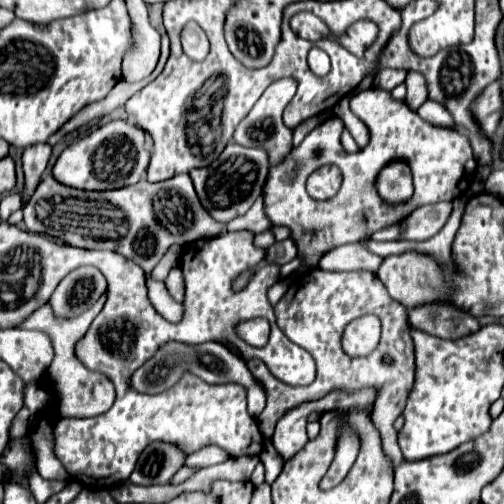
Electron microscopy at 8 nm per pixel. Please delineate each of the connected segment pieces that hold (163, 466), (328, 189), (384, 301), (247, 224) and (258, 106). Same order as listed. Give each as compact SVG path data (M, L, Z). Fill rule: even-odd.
M154 442L140 454L130 482L140 486L168 484L170 478L182 468L184 460L186 456L178 448L172 448L164 442Z
M322 166L309 176L306 190L314 200L324 200L338 192L341 182L342 175L336 166Z
M312 268L306 274L296 276L288 292L280 298L280 302L274 306L278 328L298 346L306 348L318 368L318 376L310 386L288 386L280 380L276 380L266 364L262 360L248 360L250 372L266 386L268 402L262 414L258 416L258 426L266 440L272 438L276 422L284 416L284 412L296 408L298 404L320 400L332 390L358 390L362 386L376 386L378 394L372 404L372 420L376 428L380 428L382 440L384 440L384 452L394 464L398 464L402 450L398 446L398 430L394 430L394 420L404 412L406 400L412 392L414 384L414 342L408 328L408 312L402 304L396 304L388 292L384 290L384 284L374 272L366 270L354 270L354 272L330 272L322 268ZM374 314L382 322L382 338L376 350L362 358L350 358L344 348L340 346L342 332L346 324L350 324L354 318Z
M258 198L258 200L254 202L254 206L252 206L244 216L232 220L226 228L228 228L230 232L236 232L236 230L250 230L250 232L254 232L254 234L260 234L260 232L268 230L270 226L272 226L272 224L270 224L270 220L266 220L262 198Z
M282 78L278 82L274 82L272 86L268 86L264 90L264 94L260 96L260 100L254 104L254 108L250 110L250 114L242 120L242 124L236 128L234 132L234 142L240 146L256 146L256 148L264 148L270 154L272 164L280 162L288 150L292 148L292 130L284 126L282 122L282 110L286 108L297 90L296 80L293 78Z

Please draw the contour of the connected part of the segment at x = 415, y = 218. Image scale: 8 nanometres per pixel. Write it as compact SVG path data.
M440 202L432 206L422 206L404 222L394 224L370 236L370 240L428 240L442 230L452 212L452 202Z

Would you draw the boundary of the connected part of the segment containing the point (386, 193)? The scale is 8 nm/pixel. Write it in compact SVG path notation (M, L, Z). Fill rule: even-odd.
M392 164L382 168L378 174L378 192L382 198L388 202L404 202L406 198L412 196L412 174L410 168L394 168Z

